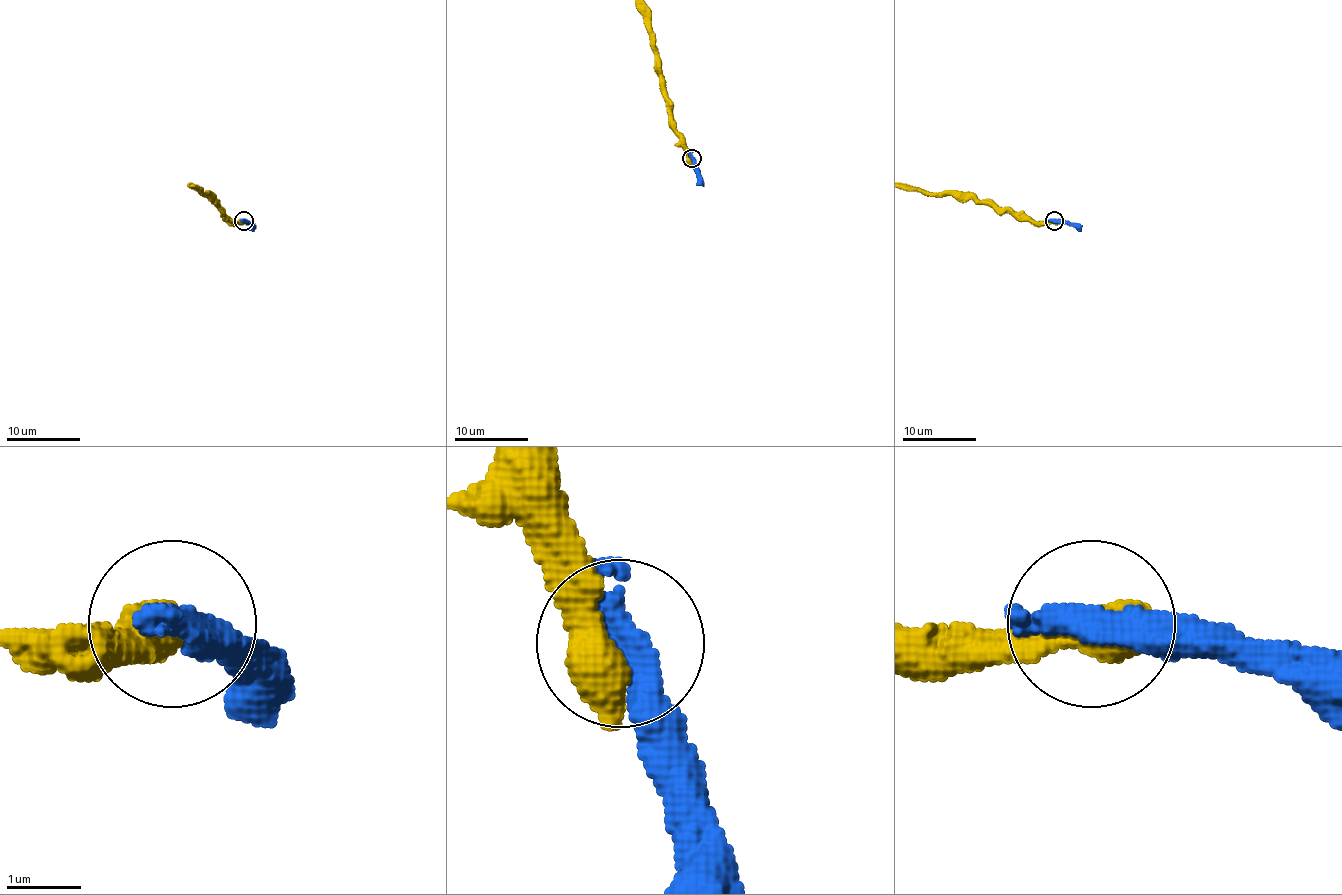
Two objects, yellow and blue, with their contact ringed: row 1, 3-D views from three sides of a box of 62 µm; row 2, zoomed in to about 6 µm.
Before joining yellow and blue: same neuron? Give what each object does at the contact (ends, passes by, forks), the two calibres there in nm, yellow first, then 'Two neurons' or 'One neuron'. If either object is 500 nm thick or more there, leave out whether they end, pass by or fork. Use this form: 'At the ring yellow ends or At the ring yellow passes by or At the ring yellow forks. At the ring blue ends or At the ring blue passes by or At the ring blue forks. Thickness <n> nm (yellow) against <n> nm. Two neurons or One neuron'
Thickness 650 nm (yellow) against 550 nm. Two neurons

